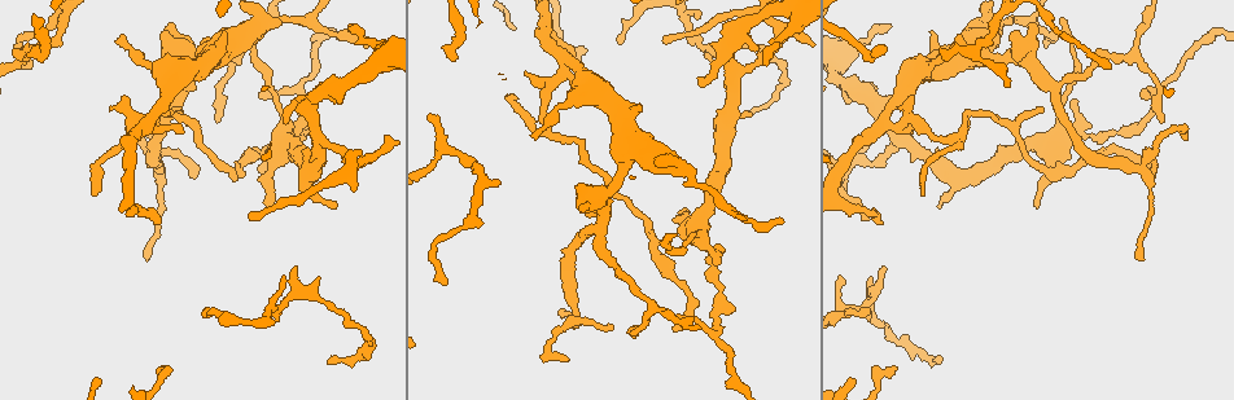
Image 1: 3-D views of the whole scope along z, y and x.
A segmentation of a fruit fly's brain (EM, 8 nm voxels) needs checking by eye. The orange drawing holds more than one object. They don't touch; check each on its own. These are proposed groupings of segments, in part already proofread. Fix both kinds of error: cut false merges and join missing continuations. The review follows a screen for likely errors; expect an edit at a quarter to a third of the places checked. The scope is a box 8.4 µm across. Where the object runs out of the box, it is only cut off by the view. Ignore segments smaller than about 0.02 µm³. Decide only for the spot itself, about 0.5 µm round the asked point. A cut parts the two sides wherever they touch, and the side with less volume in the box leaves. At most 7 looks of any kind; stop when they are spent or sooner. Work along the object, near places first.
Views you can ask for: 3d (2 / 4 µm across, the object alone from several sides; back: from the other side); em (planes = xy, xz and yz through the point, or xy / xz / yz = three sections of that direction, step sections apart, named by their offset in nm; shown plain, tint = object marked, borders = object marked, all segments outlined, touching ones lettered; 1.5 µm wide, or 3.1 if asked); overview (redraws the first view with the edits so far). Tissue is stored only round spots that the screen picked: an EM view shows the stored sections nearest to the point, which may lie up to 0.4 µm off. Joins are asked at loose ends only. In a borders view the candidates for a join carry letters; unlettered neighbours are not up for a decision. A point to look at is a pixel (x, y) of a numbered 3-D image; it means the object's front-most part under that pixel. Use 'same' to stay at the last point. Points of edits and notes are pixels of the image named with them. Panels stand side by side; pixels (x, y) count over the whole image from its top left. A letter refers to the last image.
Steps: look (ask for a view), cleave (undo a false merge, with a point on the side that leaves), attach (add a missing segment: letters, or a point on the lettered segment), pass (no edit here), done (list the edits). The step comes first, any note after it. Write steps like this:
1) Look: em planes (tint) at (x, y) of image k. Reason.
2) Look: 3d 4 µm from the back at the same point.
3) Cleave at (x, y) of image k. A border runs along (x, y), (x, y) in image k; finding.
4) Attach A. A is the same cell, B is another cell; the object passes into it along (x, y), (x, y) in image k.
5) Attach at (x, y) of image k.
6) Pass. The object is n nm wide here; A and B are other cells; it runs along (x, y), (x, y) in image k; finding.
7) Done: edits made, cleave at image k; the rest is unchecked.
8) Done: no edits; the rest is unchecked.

Look: em planes (borders) at (366, 164) of image 1. A fork.

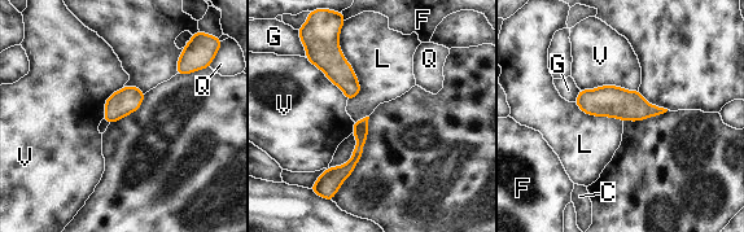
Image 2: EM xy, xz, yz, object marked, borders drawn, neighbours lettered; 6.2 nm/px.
Pass. The object is 100 nm wide here; C, F, G, L, Q and V are other cells; a border runs along (345, 20), (351, 100) in image 2; one neuron here.

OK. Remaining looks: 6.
Look: 3d 4 µm at (677, 233) of image 1. Branch stops here.

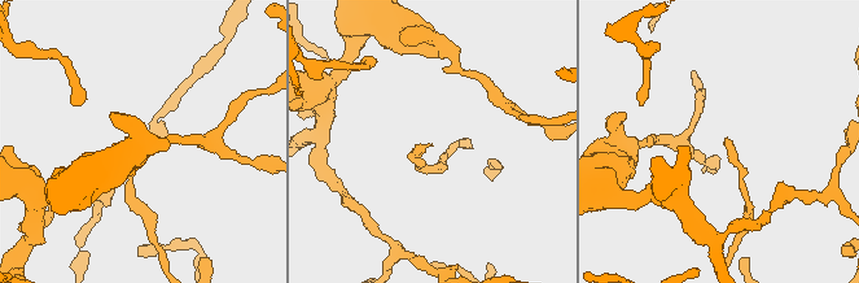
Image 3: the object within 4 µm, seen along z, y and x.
Look: em planes (borders) at (427, 145) of image 3. Now the EM.

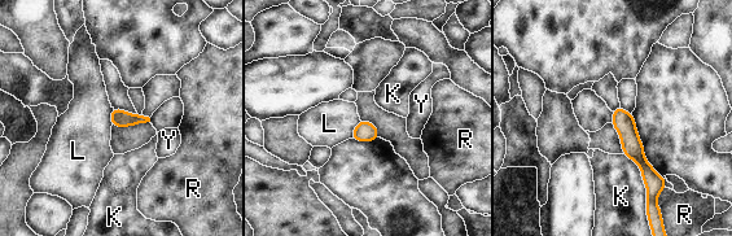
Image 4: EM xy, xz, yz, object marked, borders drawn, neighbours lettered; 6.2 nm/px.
Pass. K, L, R and Y are other cells; it runs along (617, 112), (656, 184) in image 4; none of them fits.

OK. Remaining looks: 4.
Look: 3d 2 µm at (295, 266) of image 1. Branch stops here.

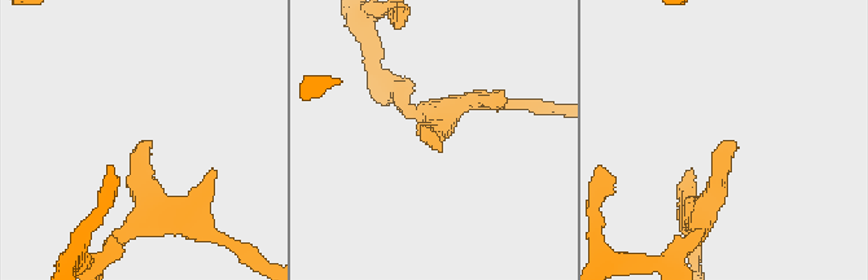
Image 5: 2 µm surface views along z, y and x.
Look: em planes (borders) at (442, 145) of image 5.

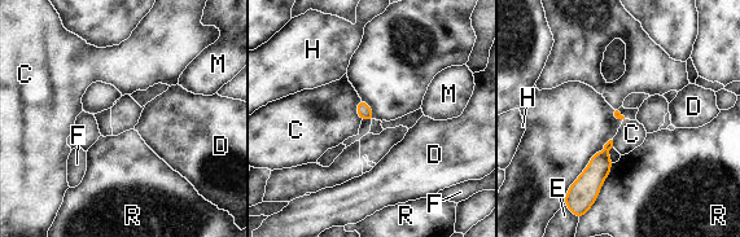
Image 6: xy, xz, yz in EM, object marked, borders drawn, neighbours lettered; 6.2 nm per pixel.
Pass. C, D, E, F, H, M and R are other cells; none of them fits.

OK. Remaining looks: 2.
Done: no edits; the rest is unchecked.

